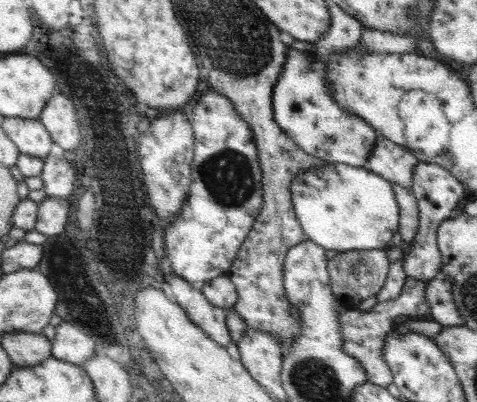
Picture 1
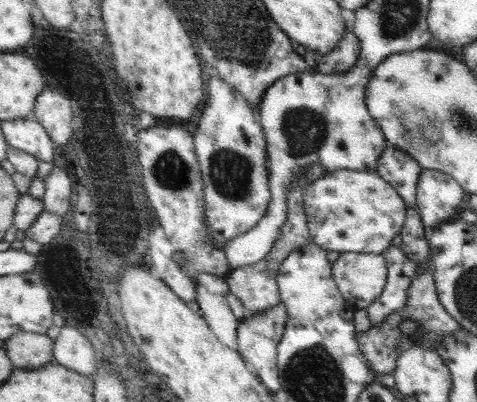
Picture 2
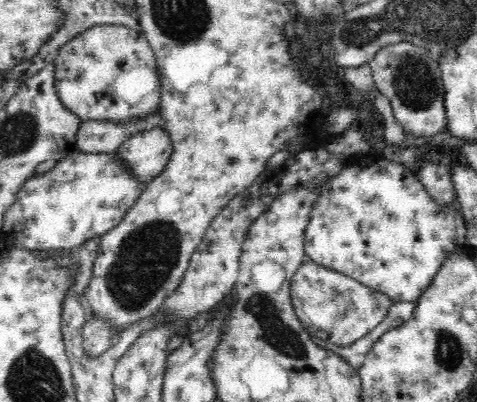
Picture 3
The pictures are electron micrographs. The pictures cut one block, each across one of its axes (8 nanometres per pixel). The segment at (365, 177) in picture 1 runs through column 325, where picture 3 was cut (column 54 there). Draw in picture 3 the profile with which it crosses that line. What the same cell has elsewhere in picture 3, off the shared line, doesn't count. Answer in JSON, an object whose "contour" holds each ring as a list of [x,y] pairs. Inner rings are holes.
{"contour":[[[76,150],[56,162],[52,170],[28,178],[4,214],[4,246],[40,252],[72,250],[94,236],[102,238],[108,234],[128,214],[128,208],[140,198],[142,190],[128,174],[102,174],[98,182],[94,180],[92,188],[92,158],[100,158],[100,154],[80,154]],[[98,184],[108,184],[108,188]]]}

